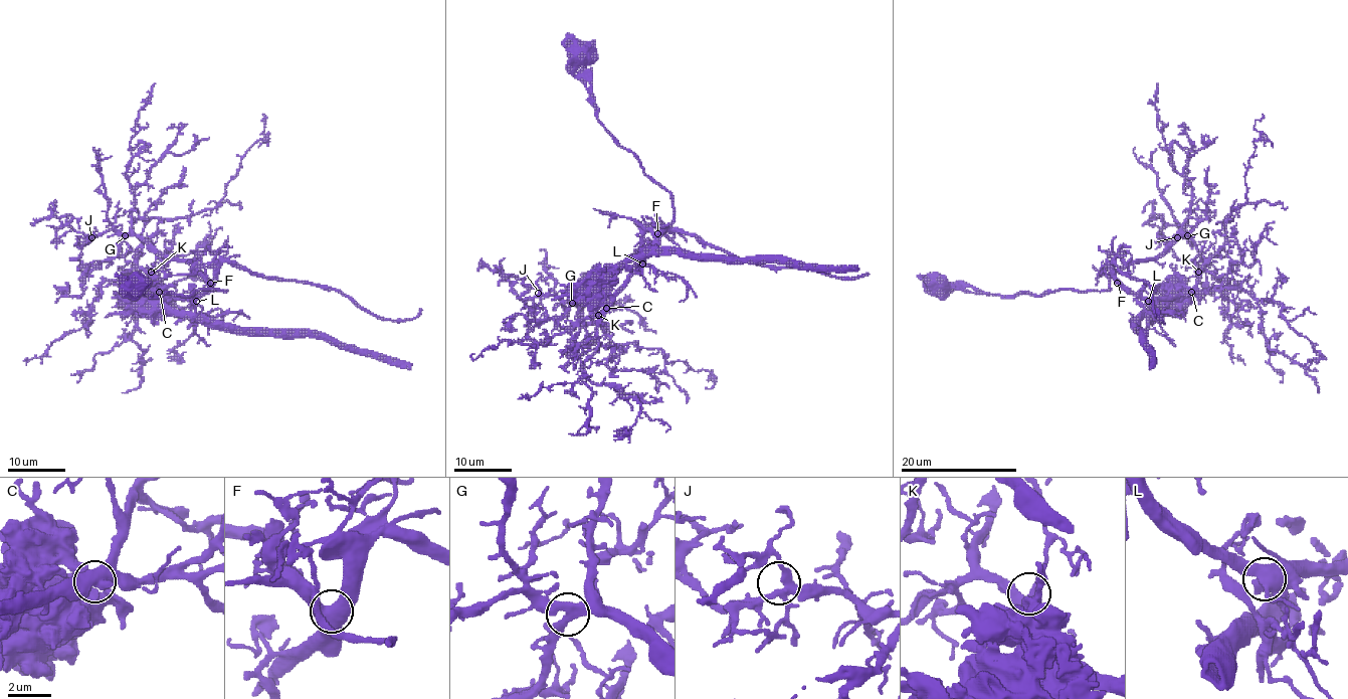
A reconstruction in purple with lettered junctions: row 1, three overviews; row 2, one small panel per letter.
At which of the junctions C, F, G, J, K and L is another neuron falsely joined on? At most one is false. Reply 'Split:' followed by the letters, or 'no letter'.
Split: C

